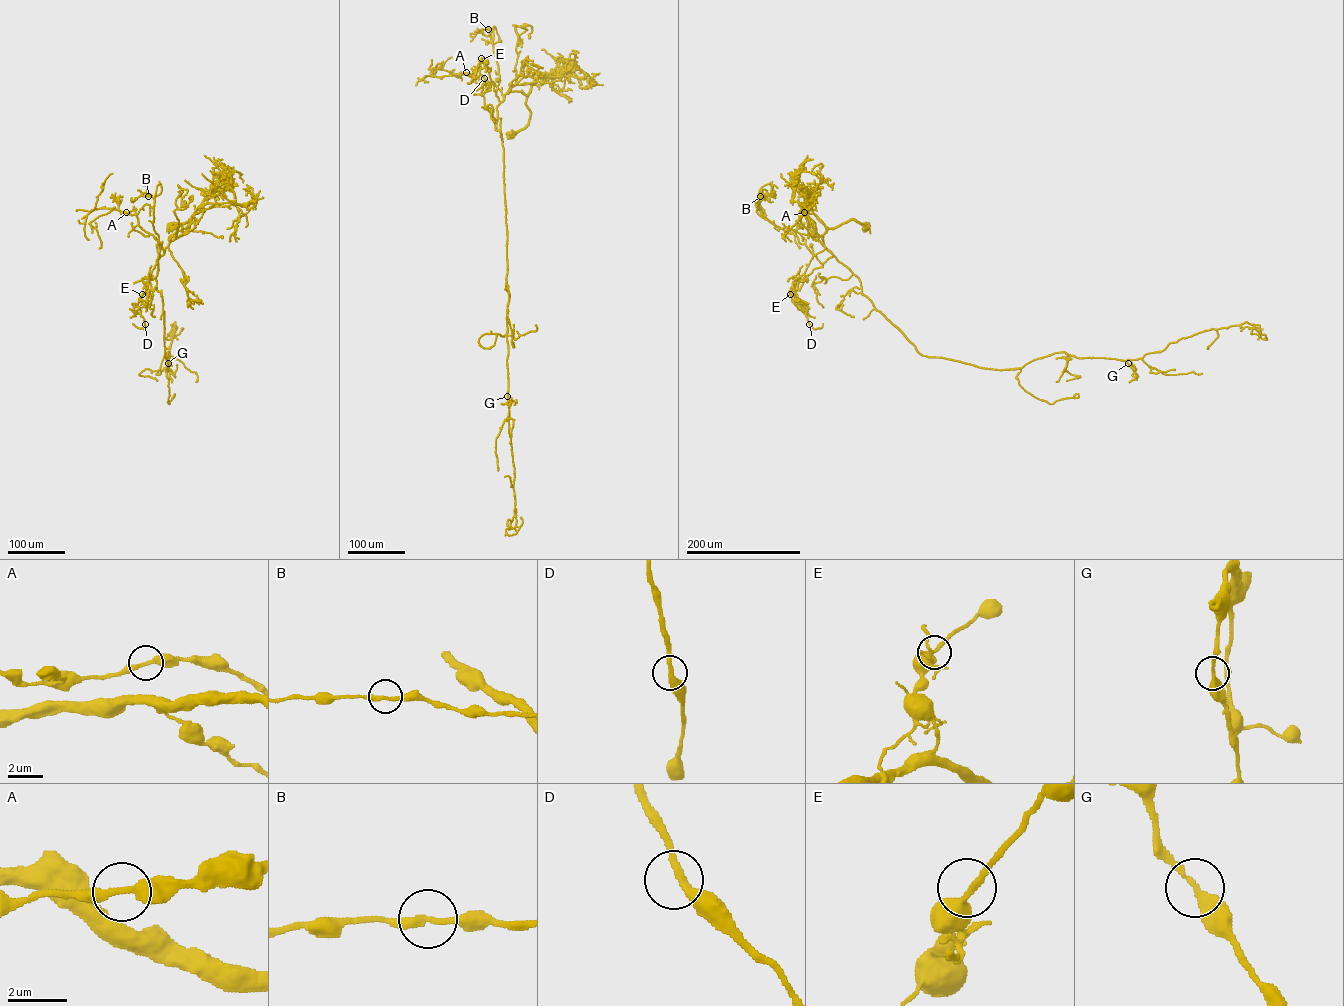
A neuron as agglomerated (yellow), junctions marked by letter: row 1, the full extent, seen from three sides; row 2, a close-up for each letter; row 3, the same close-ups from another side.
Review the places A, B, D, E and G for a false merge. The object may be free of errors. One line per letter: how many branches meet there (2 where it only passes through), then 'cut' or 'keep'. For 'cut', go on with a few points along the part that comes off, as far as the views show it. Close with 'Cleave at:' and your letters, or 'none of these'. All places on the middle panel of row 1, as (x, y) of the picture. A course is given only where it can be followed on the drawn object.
A: 2 | keep
B: 2 | keep
D: 2 | keep
E: 2 | keep
G: 2 | keep
Cleave at: none of these

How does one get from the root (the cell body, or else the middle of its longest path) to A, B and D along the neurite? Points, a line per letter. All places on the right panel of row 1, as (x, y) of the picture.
A: (866, 225), (850, 219), (827, 228), (822, 240), (828, 250), (813, 238), (814, 229), (806, 209), (804, 212)
B: (866, 225), (850, 219), (827, 228), (824, 245), (833, 255), (821, 263), (795, 235), (762, 214), (760, 196)
D: (866, 225), (850, 219), (826, 228), (824, 245), (833, 255), (800, 278), (794, 294), (809, 324)

